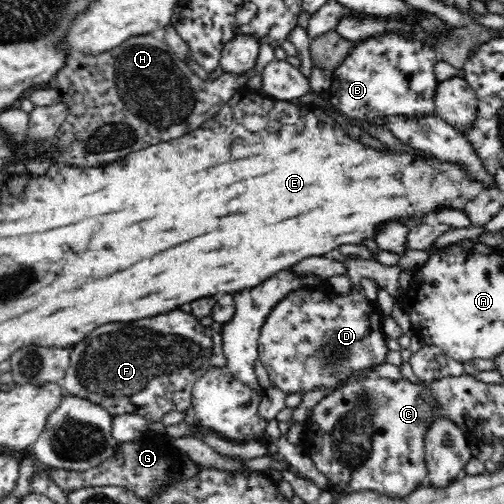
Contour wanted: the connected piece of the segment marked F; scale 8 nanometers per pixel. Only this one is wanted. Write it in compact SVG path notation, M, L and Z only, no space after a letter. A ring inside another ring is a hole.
M182 310L128 324L104 324L70 350L70 368L62 386L68 395L86 398L105 408L113 417L132 412L143 416L148 423L162 420L170 410L182 413L182 410L191 408L194 383L212 367L212 334L211 327L204 328L192 314Z

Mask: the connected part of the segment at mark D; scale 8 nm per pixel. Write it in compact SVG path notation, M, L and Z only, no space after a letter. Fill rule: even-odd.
M325 283L316 287L302 287L286 294L266 316L258 340L258 360L274 386L285 394L304 395L317 387L326 387L328 392L332 392L350 379L364 378L361 377L363 371L386 363L389 350L382 333L382 320L377 304L368 302L362 289L352 290L348 296L340 296Z

